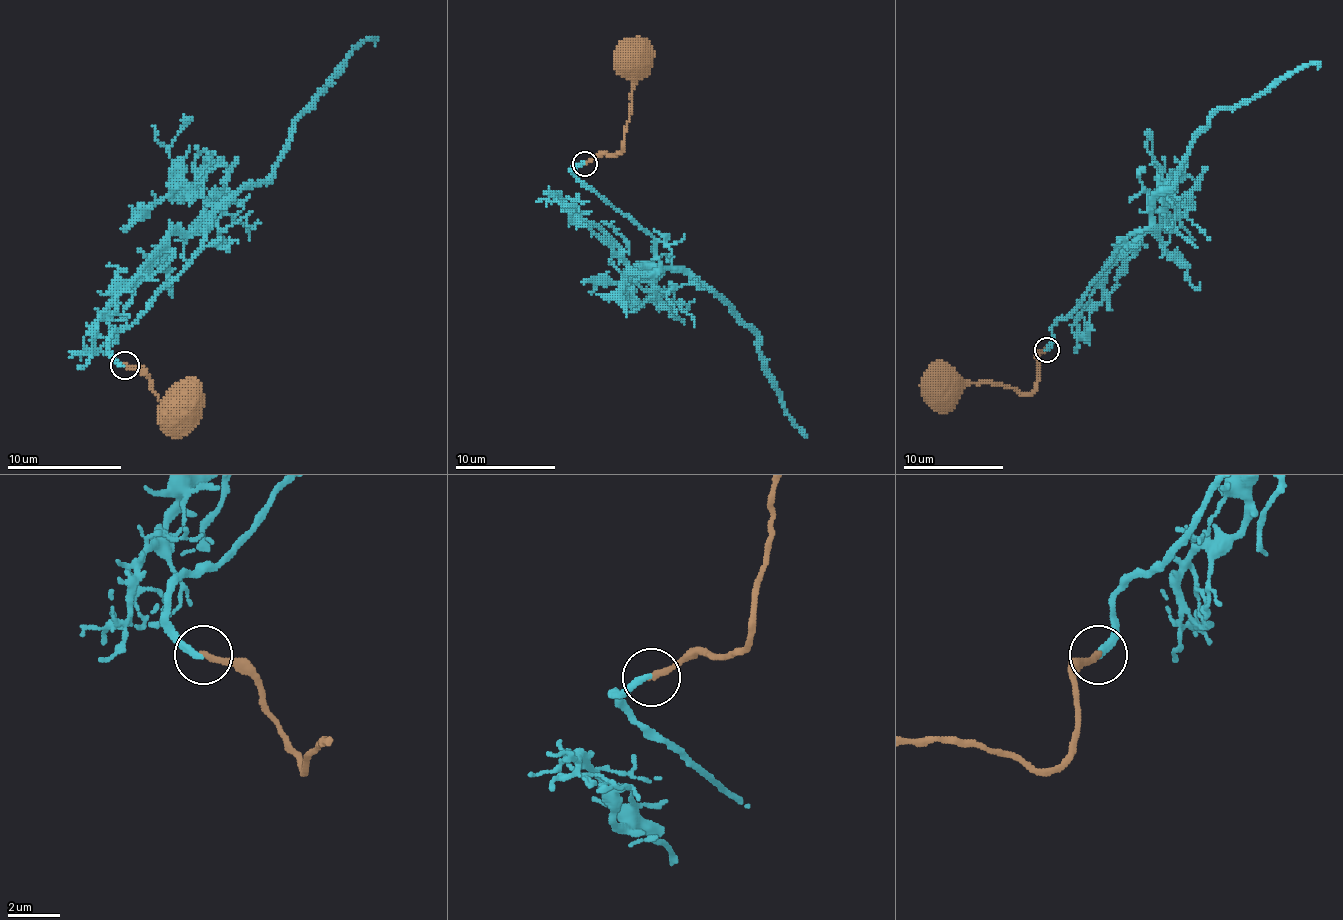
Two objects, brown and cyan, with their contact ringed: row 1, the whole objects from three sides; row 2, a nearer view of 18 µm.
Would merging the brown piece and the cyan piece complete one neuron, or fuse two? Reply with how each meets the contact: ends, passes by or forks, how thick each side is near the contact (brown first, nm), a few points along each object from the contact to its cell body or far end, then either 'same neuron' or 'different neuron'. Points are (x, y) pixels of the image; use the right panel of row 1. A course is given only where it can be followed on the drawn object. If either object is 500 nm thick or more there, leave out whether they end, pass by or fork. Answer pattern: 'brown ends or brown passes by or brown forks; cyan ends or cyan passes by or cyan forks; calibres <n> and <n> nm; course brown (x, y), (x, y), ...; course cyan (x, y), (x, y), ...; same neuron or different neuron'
brown ends; cyan ends; calibres 240 and 280 nm; course brown (1047, 350), (1037, 358), (1037, 385), (1029, 393), (989, 383), (959, 383), (941, 398); course cyan (1047, 350), (1054, 325), (1122, 245), (1150, 225), (1150, 205), (1177, 179), (1207, 122), (1320, 62); different neuron

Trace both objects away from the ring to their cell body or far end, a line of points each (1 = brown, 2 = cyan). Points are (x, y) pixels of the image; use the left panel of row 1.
1: (124, 366), (144, 374), (161, 406), (169, 414), (178, 403), (164, 417), (169, 420)
2: (124, 366), (109, 337), (132, 323), (204, 246), (232, 200), (272, 172), (292, 126), (349, 54), (378, 37)

